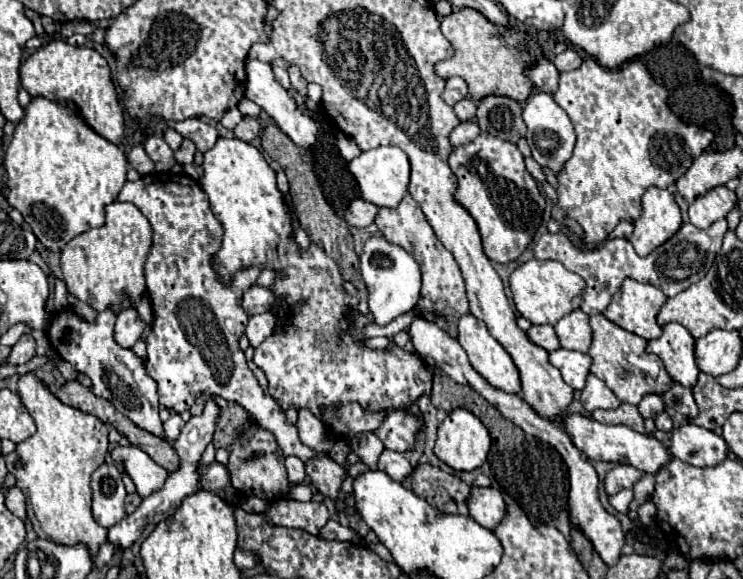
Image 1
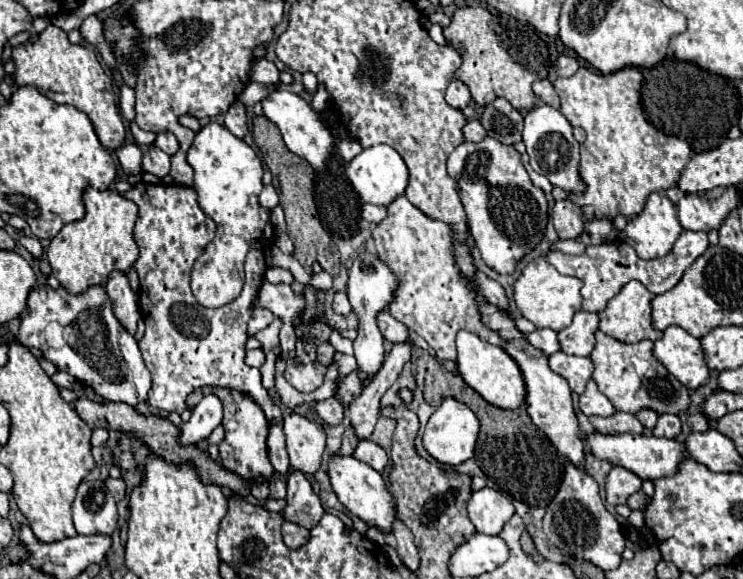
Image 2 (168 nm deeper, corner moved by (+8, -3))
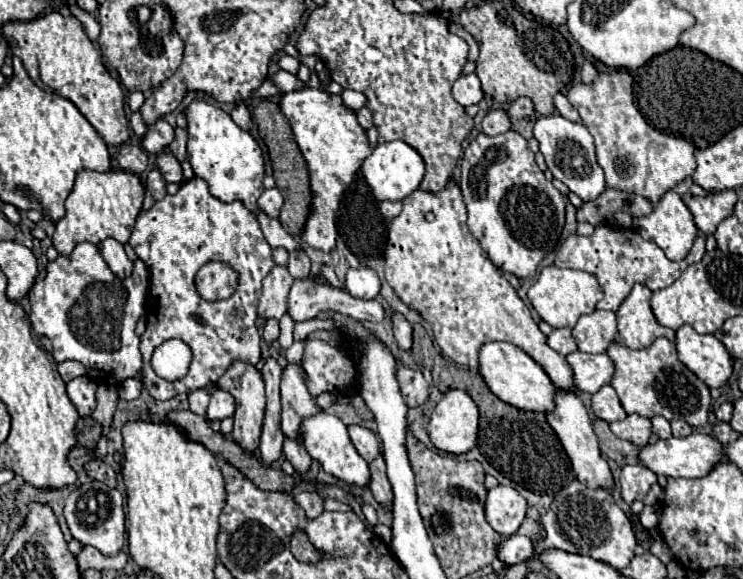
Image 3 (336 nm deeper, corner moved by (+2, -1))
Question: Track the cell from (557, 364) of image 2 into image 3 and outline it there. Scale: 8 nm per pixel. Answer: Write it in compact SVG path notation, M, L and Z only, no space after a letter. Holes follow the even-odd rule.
M575 351L567 355L569 365L575 373L575 385L579 391L597 393L603 385L609 385L613 379L613 361L609 355L589 355Z

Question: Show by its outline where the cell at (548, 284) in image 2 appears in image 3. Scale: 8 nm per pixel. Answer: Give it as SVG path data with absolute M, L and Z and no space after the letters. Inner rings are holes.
M551 265L539 273L535 285L529 289L529 299L541 319L547 321L551 327L573 329L581 315L589 315L595 311L597 301L601 301L601 285L597 285L597 279L585 271L561 269Z

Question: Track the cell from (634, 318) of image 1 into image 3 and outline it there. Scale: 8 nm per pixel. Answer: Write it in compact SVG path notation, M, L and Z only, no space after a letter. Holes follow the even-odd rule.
M635 285L617 311L619 343L623 343L629 349L645 349L657 337L667 337L669 341L675 339L673 329L657 323L649 299L651 291L645 285Z

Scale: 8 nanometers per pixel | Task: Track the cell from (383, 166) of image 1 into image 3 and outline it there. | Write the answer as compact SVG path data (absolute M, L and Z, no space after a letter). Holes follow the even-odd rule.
M389 141L373 149L373 153L363 161L361 173L379 201L401 201L421 185L425 175L425 163L423 157L405 141Z

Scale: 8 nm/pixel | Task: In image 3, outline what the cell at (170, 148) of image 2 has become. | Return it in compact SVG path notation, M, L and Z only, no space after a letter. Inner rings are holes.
M157 119L153 125L147 125L147 133L141 143L147 153L161 153L173 141L173 127L165 119Z

